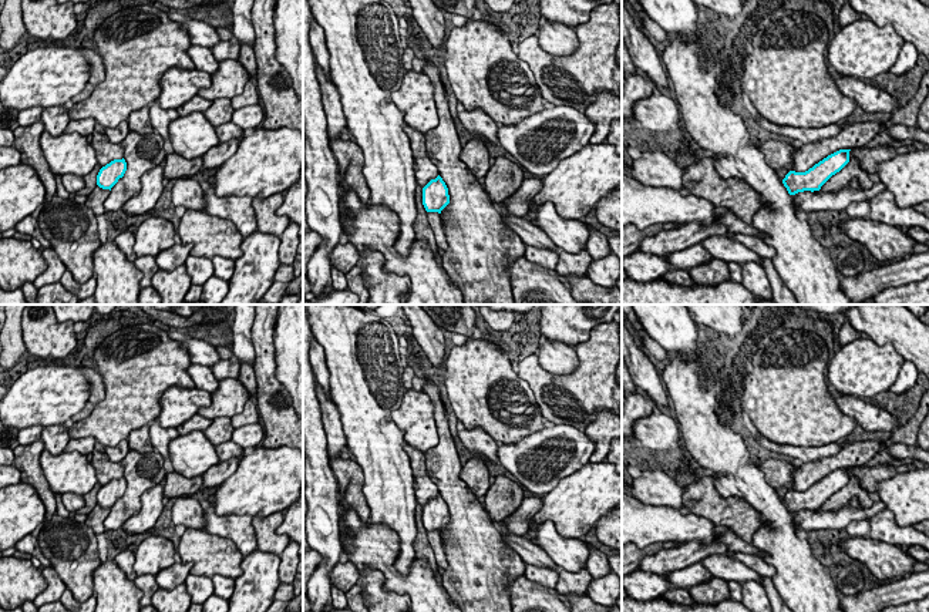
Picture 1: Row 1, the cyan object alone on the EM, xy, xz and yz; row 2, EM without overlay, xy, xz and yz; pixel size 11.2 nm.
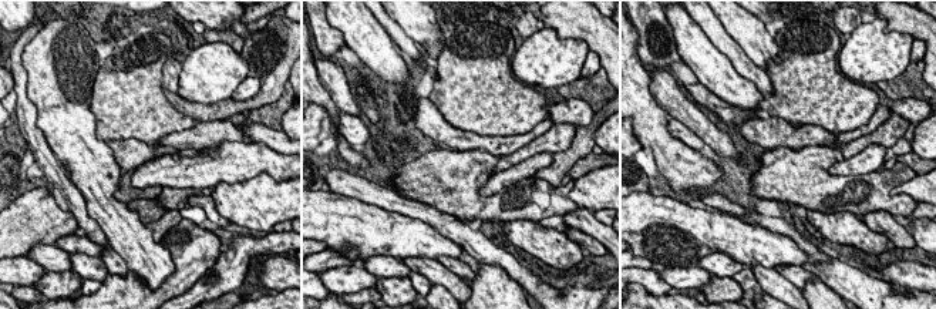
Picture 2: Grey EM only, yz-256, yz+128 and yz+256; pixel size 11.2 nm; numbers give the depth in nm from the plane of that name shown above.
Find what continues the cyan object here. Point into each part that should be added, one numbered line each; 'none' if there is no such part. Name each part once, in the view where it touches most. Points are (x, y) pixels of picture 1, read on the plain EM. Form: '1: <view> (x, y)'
1: yz (857, 454)

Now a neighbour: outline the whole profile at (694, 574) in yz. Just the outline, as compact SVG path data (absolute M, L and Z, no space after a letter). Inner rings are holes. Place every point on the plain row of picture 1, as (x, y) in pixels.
M694 562L683 569L667 572L664 576L674 588L690 589L691 586L713 579L713 575L703 566Z

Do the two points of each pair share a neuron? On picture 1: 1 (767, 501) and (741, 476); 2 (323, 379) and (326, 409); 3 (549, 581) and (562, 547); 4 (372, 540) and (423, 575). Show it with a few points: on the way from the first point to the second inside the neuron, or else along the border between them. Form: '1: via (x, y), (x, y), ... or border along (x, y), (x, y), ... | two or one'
1: via (761, 496), (747, 481) | one
2: border along (317, 382), (335, 403), (342, 423) | two
3: border along (527, 564), (548, 567), (558, 572) | two
4: via (381, 555), (384, 565), (399, 579), (407, 579) | one

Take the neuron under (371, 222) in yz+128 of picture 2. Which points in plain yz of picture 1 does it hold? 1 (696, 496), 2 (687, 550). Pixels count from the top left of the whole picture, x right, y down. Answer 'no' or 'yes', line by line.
1: no
2: no

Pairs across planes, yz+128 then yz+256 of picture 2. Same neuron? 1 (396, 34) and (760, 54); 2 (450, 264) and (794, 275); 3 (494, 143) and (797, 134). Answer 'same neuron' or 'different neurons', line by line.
1: different neurons
2: same neuron
3: same neuron

